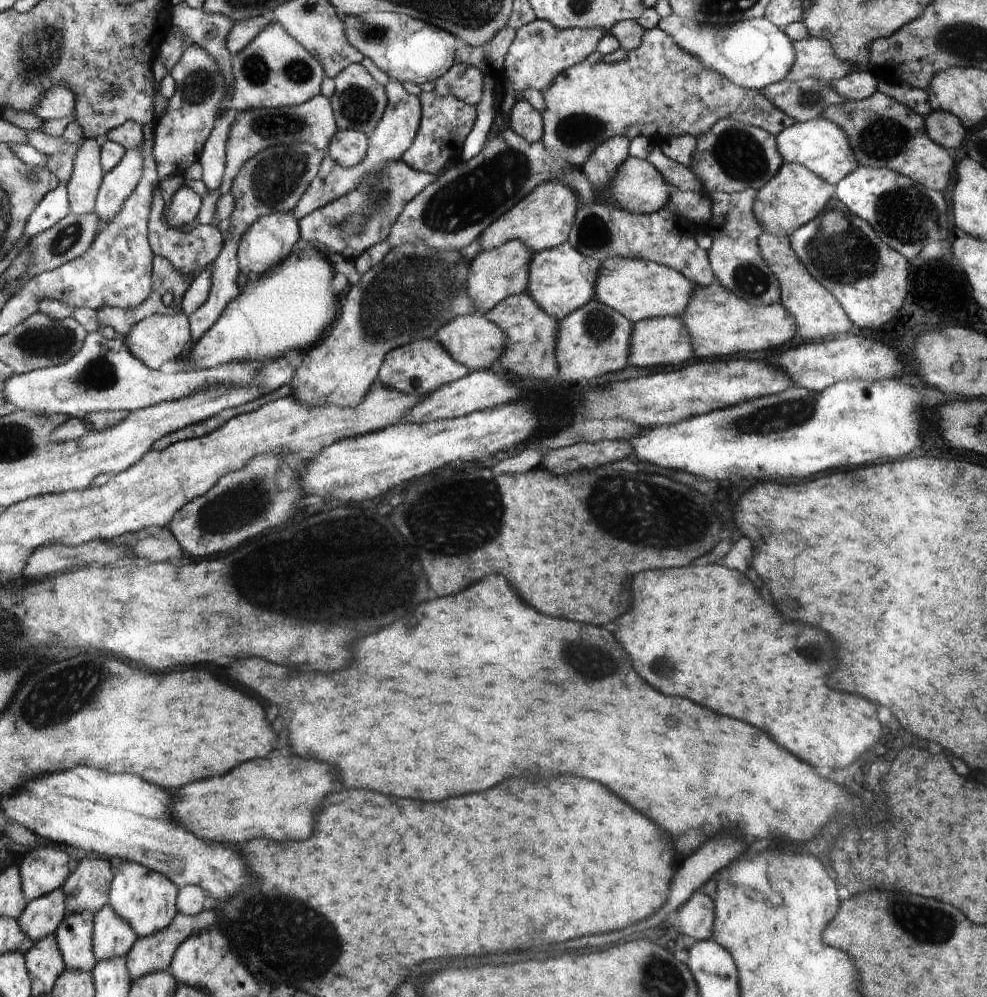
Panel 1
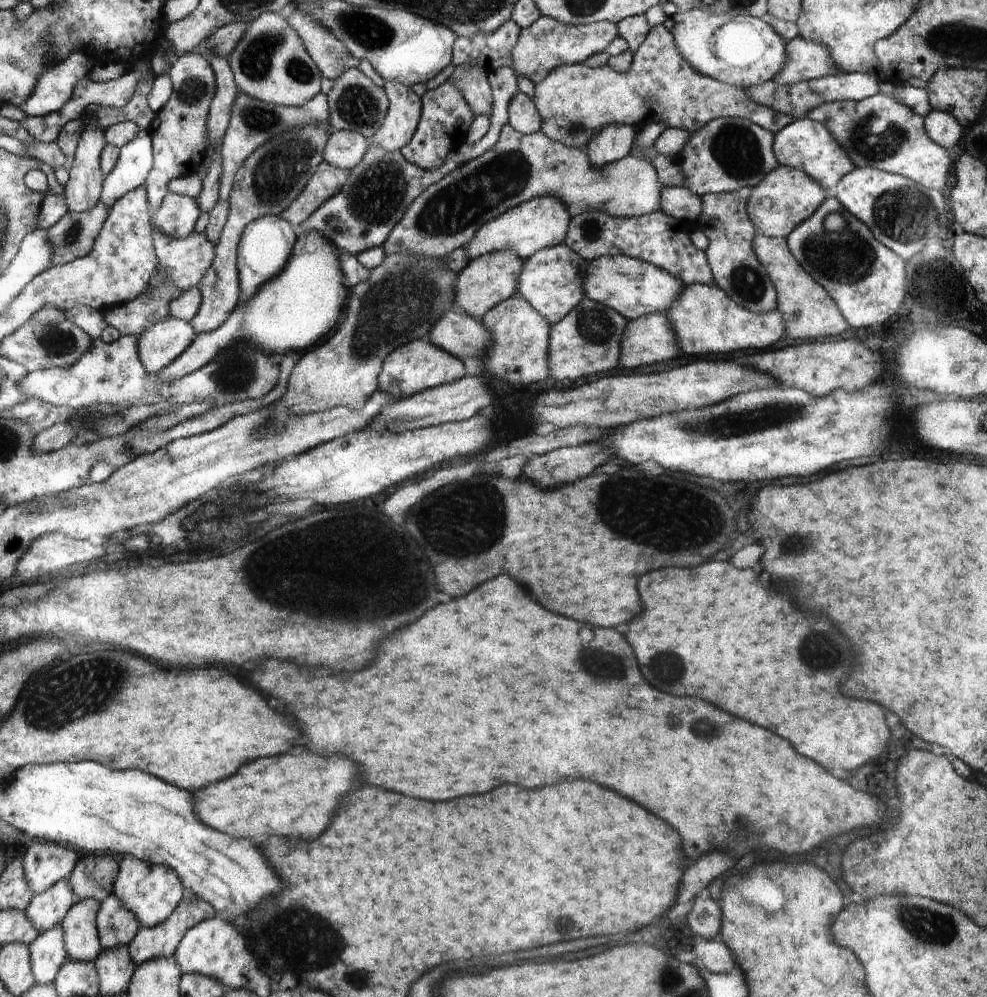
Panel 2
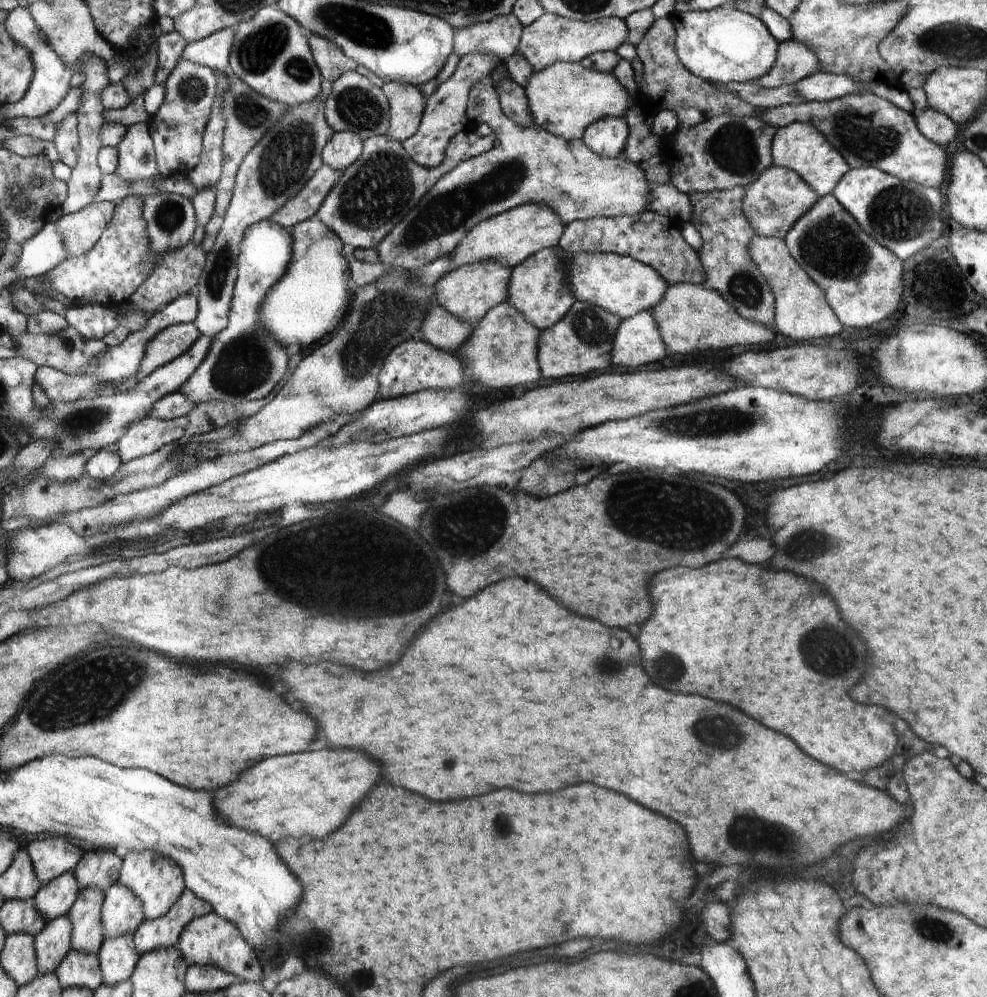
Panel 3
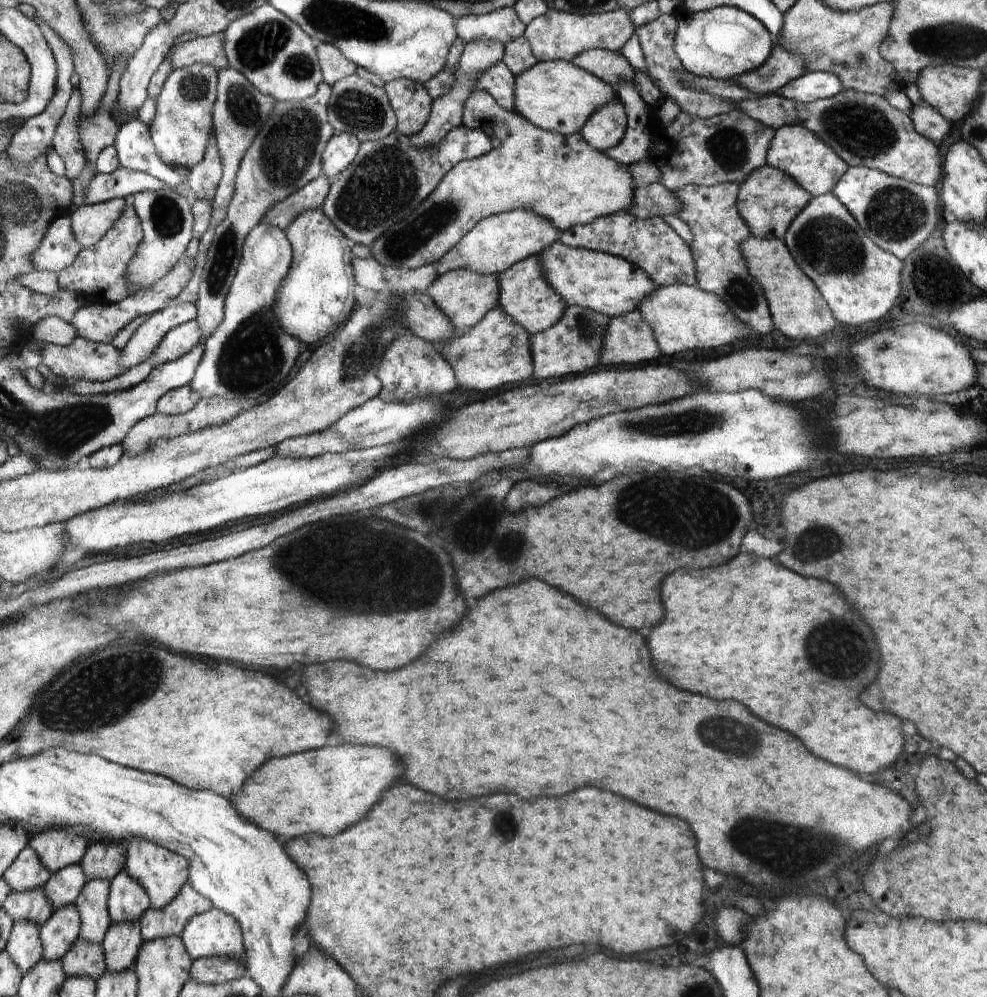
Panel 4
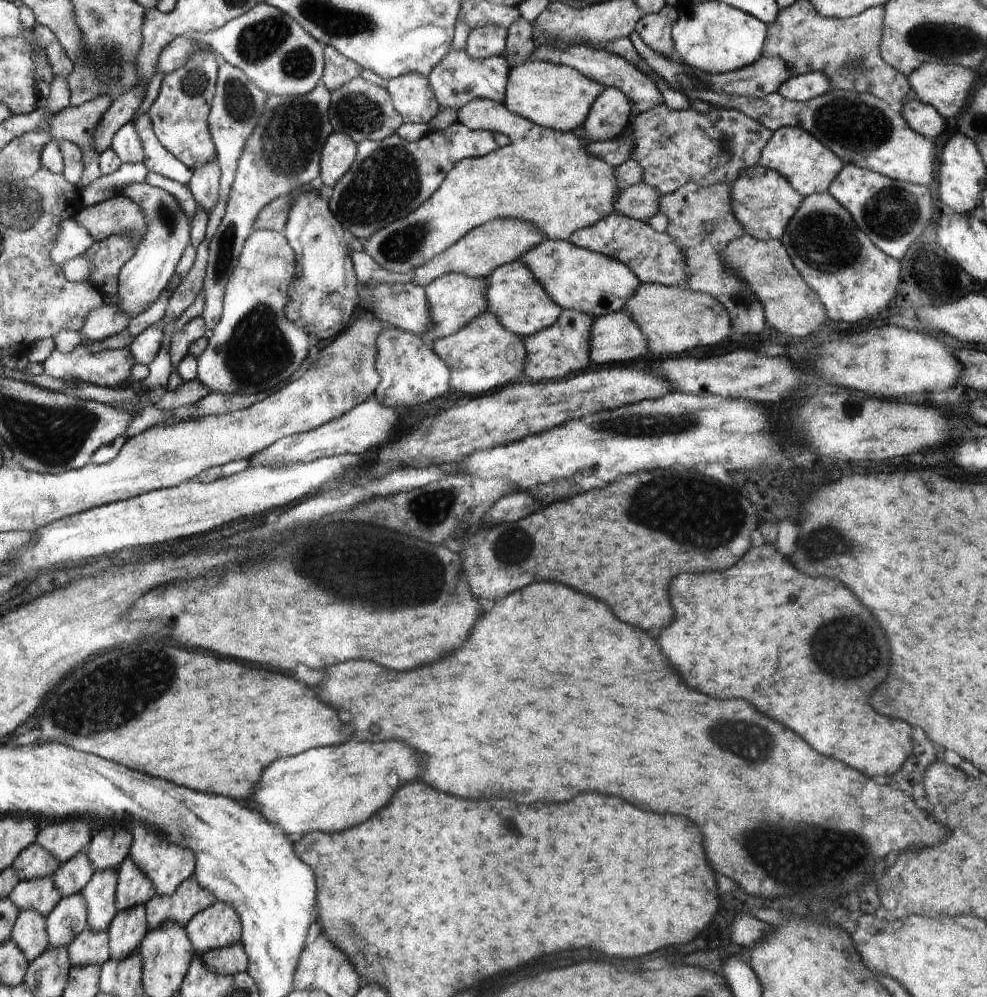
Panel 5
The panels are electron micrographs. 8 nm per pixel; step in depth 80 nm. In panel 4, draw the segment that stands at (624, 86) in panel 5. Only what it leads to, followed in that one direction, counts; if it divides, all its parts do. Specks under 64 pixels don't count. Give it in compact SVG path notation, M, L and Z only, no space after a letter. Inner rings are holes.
M590 49L579 52L572 57L570 62L582 70L603 79L615 91L618 90L620 81L631 81L636 91L638 83L634 78L634 68L621 53L606 49Z

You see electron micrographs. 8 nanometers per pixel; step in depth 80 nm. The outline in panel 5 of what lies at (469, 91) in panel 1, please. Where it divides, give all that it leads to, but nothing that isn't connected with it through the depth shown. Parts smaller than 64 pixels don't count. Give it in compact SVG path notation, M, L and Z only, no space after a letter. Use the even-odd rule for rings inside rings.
M490 99L470 101L458 111L458 120L474 129L502 132L512 143L498 147L486 156L459 161L447 174L446 180L434 196L424 201L407 217L394 221L363 240L365 253L387 271L404 274L418 269L450 248L472 229L494 219L522 219L535 224L546 240L568 241L577 230L592 226L610 213L616 212L614 199L621 188L618 174L604 159L586 153L582 145L586 140L580 139L572 132L563 133L541 127L509 111L504 103Z

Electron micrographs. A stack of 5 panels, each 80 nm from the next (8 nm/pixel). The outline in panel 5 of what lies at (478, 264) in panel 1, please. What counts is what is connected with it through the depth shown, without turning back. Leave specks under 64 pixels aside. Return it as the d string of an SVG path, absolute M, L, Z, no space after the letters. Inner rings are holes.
M444 273L442 276L432 281L430 285L425 286L432 318L434 318L434 329L428 329L424 340L432 344L436 339L460 332L464 326L470 324L479 314L486 312L487 282L486 278L472 278L462 273Z

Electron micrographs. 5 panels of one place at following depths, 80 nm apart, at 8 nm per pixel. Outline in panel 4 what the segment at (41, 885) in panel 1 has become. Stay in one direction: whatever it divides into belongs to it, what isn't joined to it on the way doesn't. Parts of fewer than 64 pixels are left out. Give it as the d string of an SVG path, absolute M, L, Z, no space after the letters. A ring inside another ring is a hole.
M50 829L33 834L30 846L47 866L50 876L74 863L80 863L86 850L86 838L72 829Z

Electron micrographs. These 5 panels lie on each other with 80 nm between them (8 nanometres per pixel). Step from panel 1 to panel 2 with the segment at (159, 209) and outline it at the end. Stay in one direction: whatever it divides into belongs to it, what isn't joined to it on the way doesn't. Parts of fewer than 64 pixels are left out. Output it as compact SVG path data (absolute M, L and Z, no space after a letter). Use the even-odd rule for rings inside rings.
M198 52L185 53L174 60L167 72L172 83L168 102L157 112L157 122L147 128L153 148L153 167L146 185L149 214L153 215L175 178L196 175L207 150L207 118L216 90L211 64ZM153 226L152 236L158 261L157 268L163 273L163 278L170 281L182 293L198 287L214 258L215 244L206 238L205 232L194 231L187 239L169 239Z

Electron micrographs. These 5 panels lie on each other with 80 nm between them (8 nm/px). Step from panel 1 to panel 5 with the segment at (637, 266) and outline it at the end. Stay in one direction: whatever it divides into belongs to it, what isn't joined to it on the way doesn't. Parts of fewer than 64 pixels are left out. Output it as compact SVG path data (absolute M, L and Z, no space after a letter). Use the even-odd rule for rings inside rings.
M545 239L519 258L562 310L599 317L628 306L642 281L626 264L608 255L580 248L568 241Z

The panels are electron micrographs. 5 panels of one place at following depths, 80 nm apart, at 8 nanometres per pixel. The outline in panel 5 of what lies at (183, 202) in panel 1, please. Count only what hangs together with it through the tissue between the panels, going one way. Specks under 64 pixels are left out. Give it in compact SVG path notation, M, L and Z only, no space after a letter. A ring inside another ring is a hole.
M144 182L130 183L119 192L121 194L116 195L135 199L143 207L144 216L148 221L147 233L141 245L136 247L135 253L122 266L118 277L117 298L120 303L115 305L118 309L121 308L124 315L135 317L148 310L171 282L176 265L189 245L190 227L180 203L174 195L164 189Z

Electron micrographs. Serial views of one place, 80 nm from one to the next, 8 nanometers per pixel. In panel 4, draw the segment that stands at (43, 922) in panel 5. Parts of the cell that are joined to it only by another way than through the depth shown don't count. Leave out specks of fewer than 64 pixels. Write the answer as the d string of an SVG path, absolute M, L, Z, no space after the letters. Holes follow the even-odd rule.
M22 919L16 921L11 930L11 936L7 942L6 949L18 965L23 974L31 969L38 961L42 961L44 950L41 941L42 926L38 923Z

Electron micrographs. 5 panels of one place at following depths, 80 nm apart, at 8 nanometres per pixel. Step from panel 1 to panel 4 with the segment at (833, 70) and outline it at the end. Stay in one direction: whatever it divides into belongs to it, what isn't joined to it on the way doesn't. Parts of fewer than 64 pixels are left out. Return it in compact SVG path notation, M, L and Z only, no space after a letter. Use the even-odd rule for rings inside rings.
M775 42L774 52L762 67L734 77L732 82L747 88L753 95L778 93L788 82L808 72L803 57L787 51Z

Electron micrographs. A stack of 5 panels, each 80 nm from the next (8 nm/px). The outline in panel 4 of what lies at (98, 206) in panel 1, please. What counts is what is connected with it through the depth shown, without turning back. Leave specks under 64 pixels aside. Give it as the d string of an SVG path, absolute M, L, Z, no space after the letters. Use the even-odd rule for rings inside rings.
M138 119L120 124L113 145L119 153L120 167L148 173L175 190L184 180L159 159L149 126Z

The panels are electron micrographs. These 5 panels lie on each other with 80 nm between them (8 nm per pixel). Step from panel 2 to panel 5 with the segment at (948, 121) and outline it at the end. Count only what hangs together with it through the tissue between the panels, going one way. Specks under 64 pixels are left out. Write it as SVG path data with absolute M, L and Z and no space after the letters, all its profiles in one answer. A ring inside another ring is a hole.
M917 98L906 100L898 109L913 131L931 141L941 134L946 126L945 119L938 114L933 106L924 104Z

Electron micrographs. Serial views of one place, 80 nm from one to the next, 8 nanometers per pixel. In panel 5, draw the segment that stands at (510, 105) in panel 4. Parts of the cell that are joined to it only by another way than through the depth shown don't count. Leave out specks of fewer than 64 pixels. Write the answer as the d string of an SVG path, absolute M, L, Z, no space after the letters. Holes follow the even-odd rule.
M451 49L427 77L431 81L439 105L446 109L459 111L464 105L476 99L504 102L511 67L506 58L502 56L479 59L472 57L464 49Z

